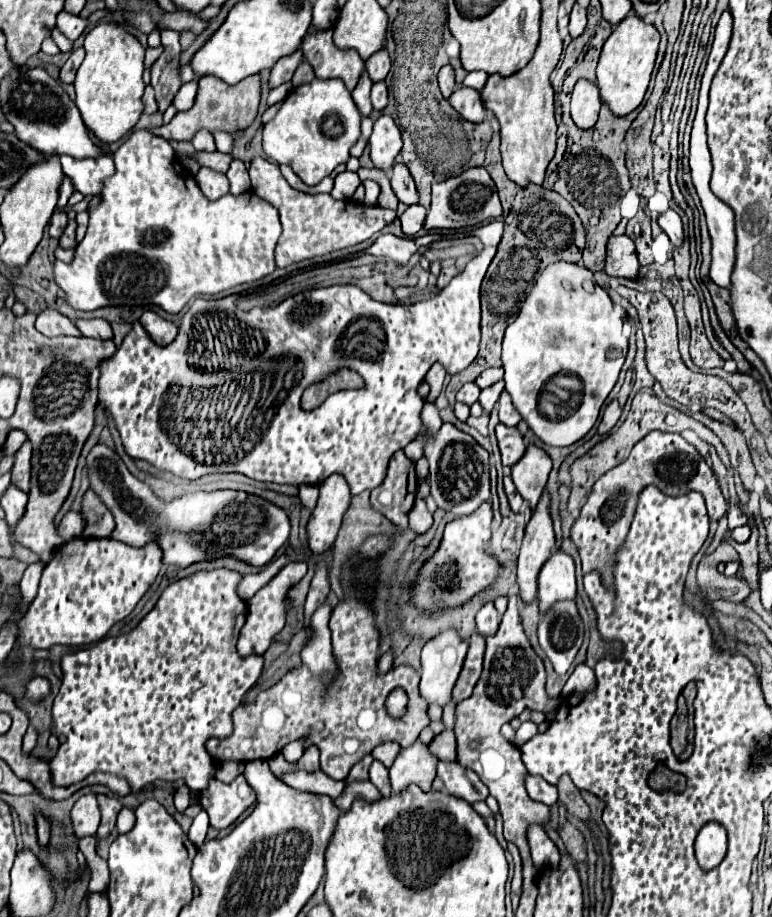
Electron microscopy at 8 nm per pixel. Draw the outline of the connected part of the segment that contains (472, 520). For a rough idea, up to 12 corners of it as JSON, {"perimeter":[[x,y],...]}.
{"perimeter":[[491,502],[447,524],[411,604],[461,606],[495,580]]}

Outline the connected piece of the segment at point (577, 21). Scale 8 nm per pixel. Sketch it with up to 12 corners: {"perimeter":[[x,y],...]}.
{"perimeter":[[575,4],[569,36],[579,38],[587,26],[587,10]]}

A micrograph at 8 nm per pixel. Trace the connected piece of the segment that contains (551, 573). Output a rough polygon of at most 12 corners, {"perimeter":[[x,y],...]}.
{"perimeter":[[557,550],[539,572],[539,608],[573,600],[575,562]]}

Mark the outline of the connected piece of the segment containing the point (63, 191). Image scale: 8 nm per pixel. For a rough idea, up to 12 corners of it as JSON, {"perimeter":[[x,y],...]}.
{"perimeter":[[65,176],[59,190],[57,206],[66,205],[74,192],[71,180]]}

